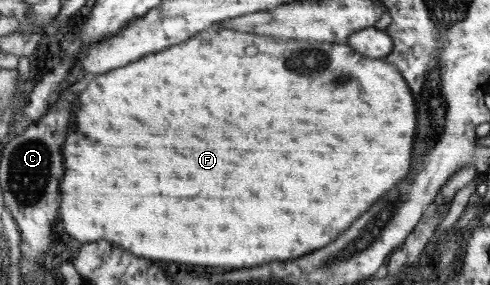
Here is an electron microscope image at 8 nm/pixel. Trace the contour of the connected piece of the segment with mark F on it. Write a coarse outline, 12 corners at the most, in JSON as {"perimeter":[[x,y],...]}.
{"perimeter":[[214,24],[79,93],[63,229],[239,269],[409,173],[347,44]]}

